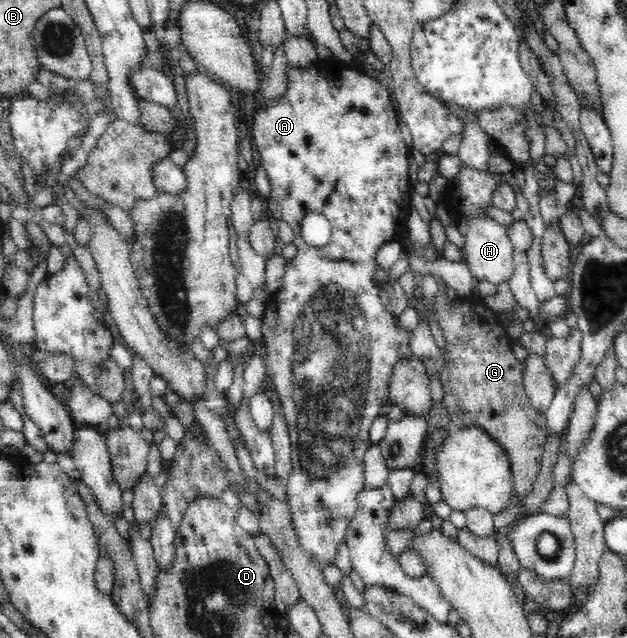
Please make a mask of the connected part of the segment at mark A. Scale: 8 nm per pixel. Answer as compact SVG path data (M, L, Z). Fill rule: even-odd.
M333 65L333 67L309 67L307 69L297 69L297 67L287 67L287 91L286 95L275 100L265 101L265 107L255 113L255 117L250 117L250 113L245 113L249 120L249 130L252 141L255 141L263 168L266 170L270 180L270 193L265 198L264 207L267 215L272 221L286 221L294 232L294 245L297 248L295 257L286 263L282 286L273 294L266 303L265 313L262 315L262 337L267 346L267 360L265 366L279 393L284 413L285 421L289 428L291 442L291 457L293 460L293 473L286 481L287 495L289 503L290 523L298 547L314 561L314 565L322 569L335 559L335 553L339 543L344 541L350 521L357 511L357 499L361 491L365 489L363 456L372 443L369 441L369 429L374 419L380 416L381 407L388 403L387 394L389 388L390 375L393 373L394 364L402 358L415 357L411 350L412 332L407 332L397 324L399 318L393 316L381 303L379 298L379 283L375 280L377 271L377 253L384 245L393 240L399 240L399 235L405 229L406 217L411 209L412 185L409 183L409 151L407 145L403 143L401 131L399 131L399 117L392 105L392 99L385 86L367 76L361 68L348 67L345 65ZM309 212L319 212L329 220L331 224L330 241L324 247L313 247L303 240L301 232L302 219Z

